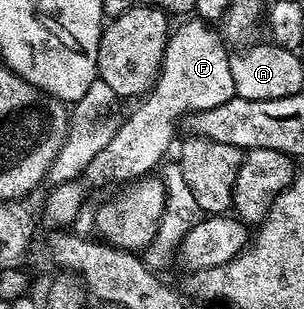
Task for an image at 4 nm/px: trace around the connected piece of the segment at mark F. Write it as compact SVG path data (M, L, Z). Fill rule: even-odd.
M191 16L182 22L168 36L155 87L138 103L140 105L133 114L122 121L107 148L88 165L87 170L97 181L107 180L112 174L146 175L143 173L149 171L157 158L163 157L168 150L180 118L215 109L235 96L231 58L227 56L228 49L220 33L200 16Z

